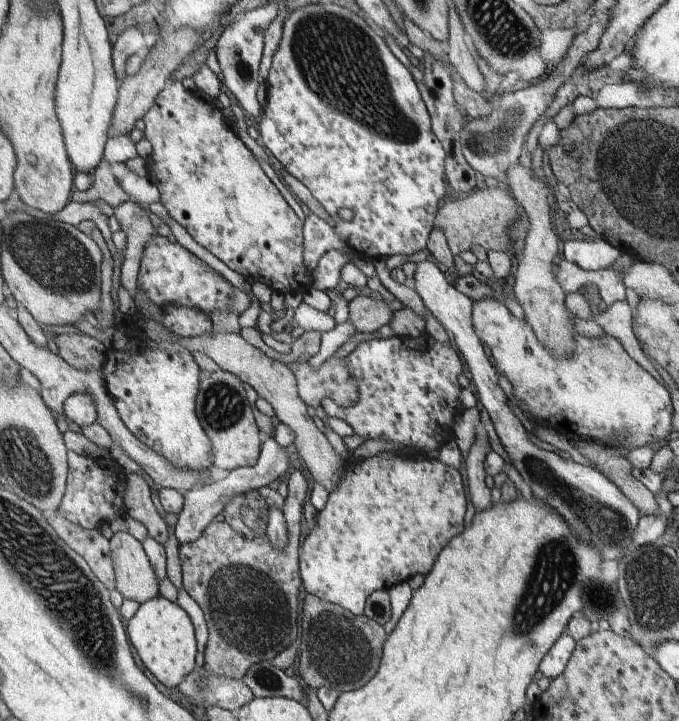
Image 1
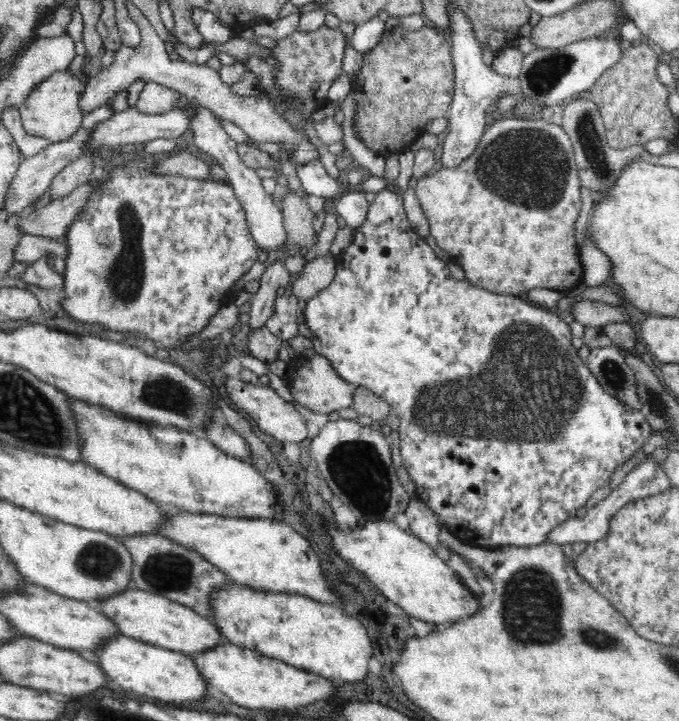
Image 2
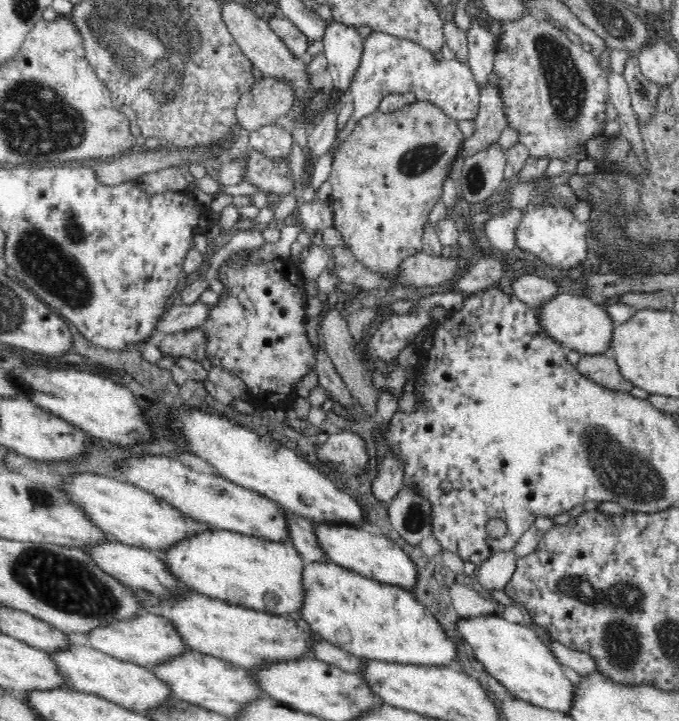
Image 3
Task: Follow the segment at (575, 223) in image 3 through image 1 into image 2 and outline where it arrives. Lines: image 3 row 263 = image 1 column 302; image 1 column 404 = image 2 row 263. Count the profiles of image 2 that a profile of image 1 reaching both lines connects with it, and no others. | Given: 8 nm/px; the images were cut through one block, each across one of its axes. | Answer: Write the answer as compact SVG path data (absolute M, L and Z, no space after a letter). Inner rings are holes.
M508 115L486 128L479 145L464 162L420 177L415 194L428 219L430 234L464 269L468 281L494 294L520 297L526 296L532 288L567 292L584 283L574 237L582 206L580 187L573 144L563 127L543 119Z

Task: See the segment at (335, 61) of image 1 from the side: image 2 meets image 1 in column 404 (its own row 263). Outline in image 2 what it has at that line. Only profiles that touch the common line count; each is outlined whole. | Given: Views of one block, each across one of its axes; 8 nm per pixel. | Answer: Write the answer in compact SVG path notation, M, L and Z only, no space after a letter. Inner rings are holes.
M132 161L132 164L128 164L128 166L124 166L124 168L118 168L118 170L114 170L114 174L110 174L110 180L108 180L108 182L106 182L106 184L104 184L104 186L102 186L102 188L100 188L100 194L94 194L94 196L92 196L92 200L90 200L90 202L88 202L88 206L84 206L84 209L83 209L83 210L80 210L80 212L78 212L78 215L79 215L79 216L78 216L78 217L77 217L77 220L76 220L76 221L75 221L75 222L74 222L74 223L72 223L72 224L70 224L70 228L68 228L68 230L66 230L66 242L67 242L67 248L68 248L68 250L70 250L70 254L68 254L68 260L65 260L65 261L66 261L66 272L64 272L64 290L66 290L66 300L64 300L64 302L60 302L60 305L62 305L62 306L64 306L64 308L66 308L66 310L68 310L68 312L70 312L70 314L72 314L72 316L74 316L74 318L75 318L75 319L76 319L76 320L82 320L82 322L83 322L83 323L88 323L88 324L104 324L104 326L102 326L102 327L101 327L101 328L100 328L100 329L98 329L98 330L102 330L102 328L110 328L110 330L118 330L118 332L132 332L132 334L134 334L134 332L136 332L136 334L141 334L141 333L145 333L145 334L146 334L146 336L147 336L147 337L148 337L148 338L150 338L150 339L152 339L152 340L154 340L154 341L155 341L155 342L156 342L156 343L157 343L157 344L158 344L158 345L159 345L159 346L160 346L160 348L161 348L161 349L162 349L162 350L164 350L164 351L165 351L165 352L170 352L170 351L172 351L172 350L173 350L173 349L174 349L174 348L175 348L175 347L178 347L178 346L179 346L179 345L182 345L182 342L183 342L183 339L184 339L184 338L187 338L187 336L188 336L188 335L191 335L191 334L192 334L192 333L197 333L197 332L198 332L198 331L201 331L201 330L202 330L202 329L203 329L203 328L204 328L204 327L205 327L205 326L206 326L206 324L208 324L208 321L209 321L209 318L210 318L210 317L211 317L211 316L212 316L212 315L213 315L213 314L216 314L216 312L218 312L218 310L220 310L220 308L222 308L222 307L224 307L224 306L225 306L225 305L226 305L226 304L228 304L228 303L231 303L231 300L232 300L232 299L233 299L233 297L234 297L234 293L235 293L235 292L234 292L234 290L233 290L233 284L234 284L234 283L235 283L235 282L236 282L236 281L237 281L237 280L238 280L238 279L239 279L239 278L240 278L240 277L241 277L241 276L242 276L242 275L243 275L243 274L246 274L246 272L248 272L248 270L250 270L250 268L252 268L252 265L253 265L253 264L254 264L254 263L255 263L255 262L256 262L256 261L257 261L257 256L258 256L258 247L259 247L259 246L258 246L258 245L257 245L257 242L256 242L256 241L255 241L255 240L254 240L254 237L253 237L253 236L252 236L252 235L251 235L251 234L250 234L250 229L249 229L249 228L248 228L248 225L247 225L247 223L246 223L246 220L247 220L247 219L246 219L246 216L244 216L244 211L245 211L245 210L244 210L244 209L243 209L243 208L242 208L242 205L241 205L241 202L238 202L238 199L237 199L237 198L236 198L236 195L235 195L235 192L234 192L234 189L233 189L233 188L232 188L232 185L230 185L230 184L229 184L229 183L228 183L228 182L226 182L226 181L222 181L222 180L217 180L217 179L215 179L215 178L211 178L211 177L207 177L207 178L204 178L204 179L194 179L194 178L186 178L186 177L184 177L184 176L154 176L154 174L150 174L150 170L146 170L146 168L148 168L148 164L144 164L144 162L134 162L134 161Z

